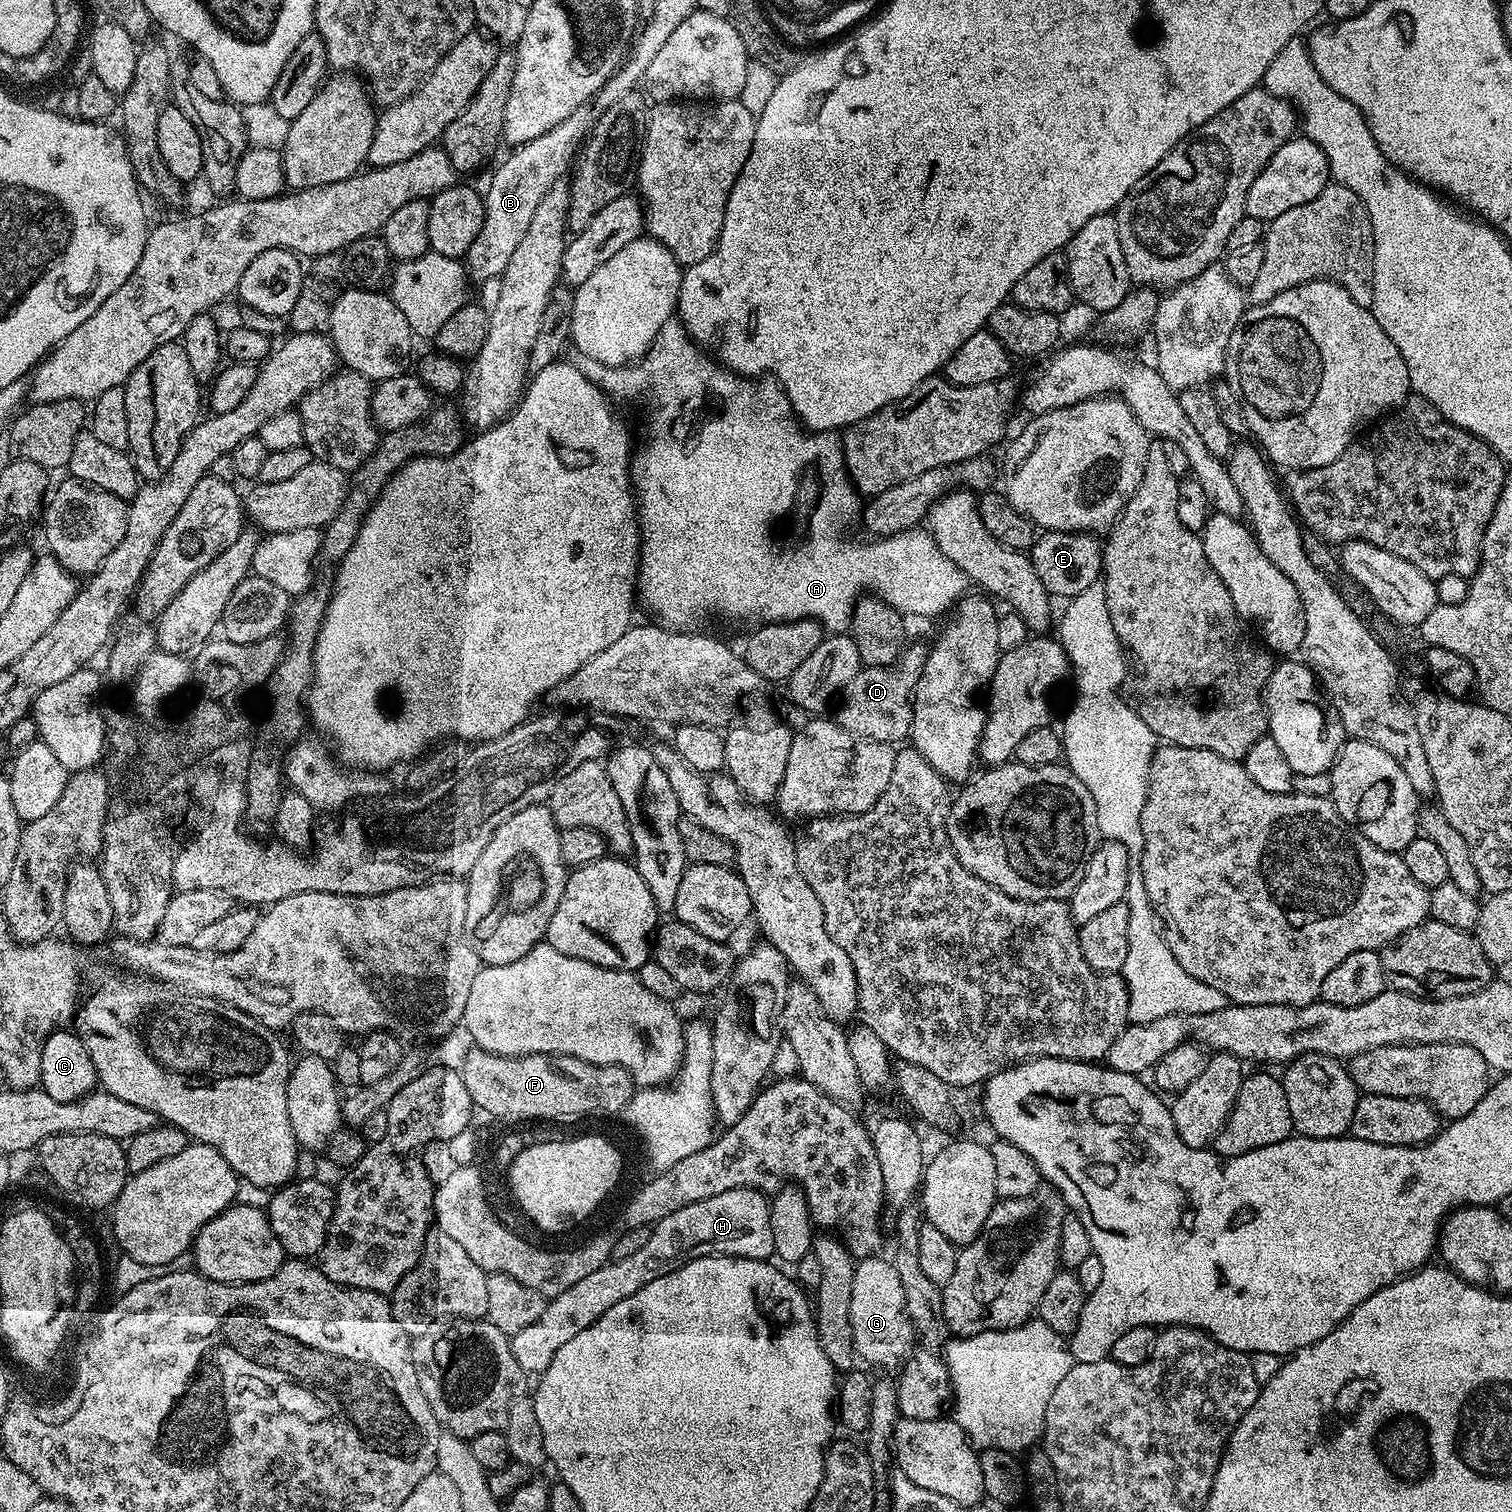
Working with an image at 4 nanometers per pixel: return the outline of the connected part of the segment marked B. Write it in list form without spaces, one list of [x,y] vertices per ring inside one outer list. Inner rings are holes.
[[[585,106],[574,110],[574,114],[570,114],[570,118],[566,118],[562,122],[558,122],[558,126],[554,126],[554,130],[546,130],[546,134],[542,134],[539,138],[534,138],[525,144],[517,144],[511,149],[512,152],[500,165],[496,168],[496,173],[492,176],[492,181],[488,184],[488,189],[483,189],[484,197],[484,217],[482,218],[482,230],[478,230],[478,238],[474,238],[474,242],[470,242],[470,250],[466,257],[466,272],[469,277],[472,276],[476,280],[492,280],[503,276],[506,266],[510,266],[510,257],[514,255],[514,249],[518,246],[518,242],[522,242],[523,235],[526,234],[527,227],[530,226],[530,218],[534,218],[534,210],[538,210],[538,202],[542,202],[542,198],[546,198],[546,190],[550,190],[550,186],[557,183],[561,179],[560,176],[569,171],[570,160],[568,158],[572,154],[572,150],[577,143],[581,143],[582,137],[589,131],[590,125],[594,120],[594,112],[591,107]]]

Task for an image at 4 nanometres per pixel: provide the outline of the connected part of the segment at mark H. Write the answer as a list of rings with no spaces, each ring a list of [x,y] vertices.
[[[759,1188],[726,1190],[722,1194],[714,1194],[714,1198],[682,1206],[682,1210],[674,1210],[674,1214],[666,1214],[666,1218],[656,1221],[647,1243],[630,1258],[611,1259],[594,1270],[594,1274],[586,1274],[586,1278],[570,1286],[570,1290],[562,1290],[562,1294],[551,1297],[545,1303],[538,1322],[526,1326],[526,1330],[518,1330],[518,1334],[510,1337],[512,1353],[526,1374],[539,1374],[550,1366],[554,1354],[558,1354],[558,1350],[562,1350],[570,1338],[582,1334],[586,1326],[598,1322],[598,1318],[602,1318],[610,1306],[622,1302],[622,1298],[630,1298],[630,1294],[638,1294],[642,1286],[650,1286],[654,1278],[662,1278],[662,1274],[670,1274],[683,1264],[703,1256],[768,1260],[773,1253],[770,1200]]]

